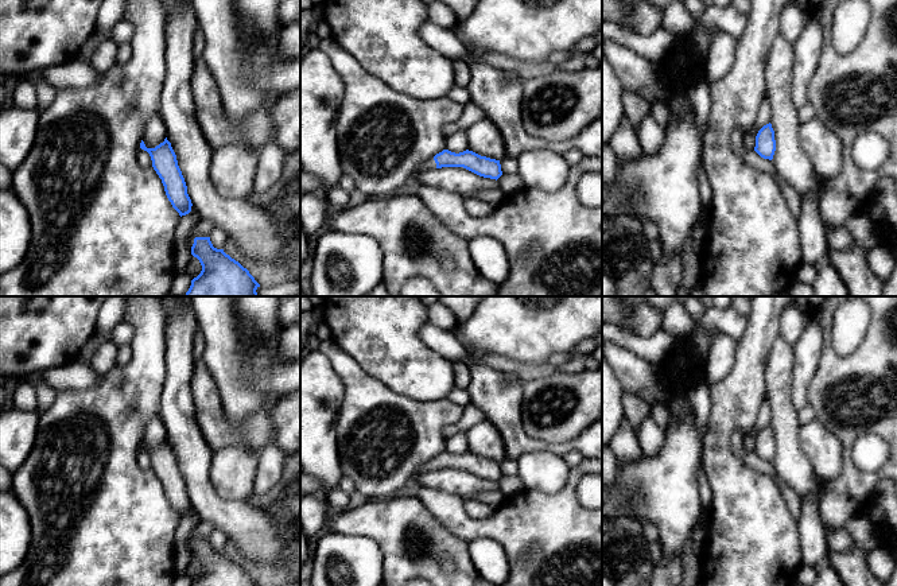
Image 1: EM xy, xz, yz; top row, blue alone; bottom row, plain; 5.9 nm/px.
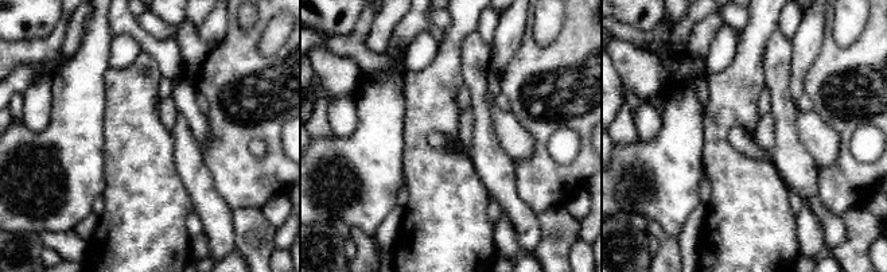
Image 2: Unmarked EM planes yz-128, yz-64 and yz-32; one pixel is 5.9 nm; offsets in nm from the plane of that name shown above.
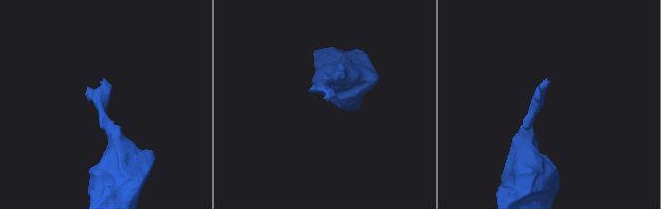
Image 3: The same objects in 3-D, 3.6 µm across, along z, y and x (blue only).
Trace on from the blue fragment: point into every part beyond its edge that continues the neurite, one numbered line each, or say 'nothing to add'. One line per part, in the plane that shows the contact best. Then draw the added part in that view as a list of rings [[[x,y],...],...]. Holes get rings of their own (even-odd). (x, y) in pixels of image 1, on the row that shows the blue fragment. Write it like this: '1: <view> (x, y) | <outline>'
1: xz (430, 163) | [[[430,158],[426,162],[420,163],[416,172],[422,172],[428,168],[436,168],[436,163],[435,163],[434,158]]]

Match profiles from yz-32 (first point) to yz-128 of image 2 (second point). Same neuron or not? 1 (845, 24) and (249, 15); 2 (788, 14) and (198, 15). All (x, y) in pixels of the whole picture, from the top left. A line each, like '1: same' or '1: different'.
1: same
2: different

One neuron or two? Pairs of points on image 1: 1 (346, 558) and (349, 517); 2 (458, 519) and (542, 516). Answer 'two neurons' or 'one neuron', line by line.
1: two neurons
2: one neuron

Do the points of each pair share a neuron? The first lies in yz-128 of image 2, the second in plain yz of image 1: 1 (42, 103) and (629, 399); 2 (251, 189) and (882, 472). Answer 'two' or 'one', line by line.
1: two
2: one

